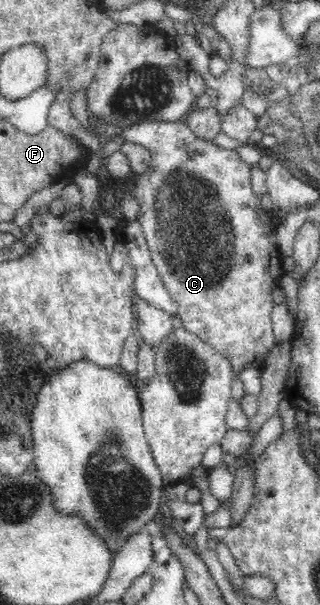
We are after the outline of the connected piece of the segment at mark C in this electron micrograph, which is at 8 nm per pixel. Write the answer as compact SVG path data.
M145 118L129 124L122 129L122 137L127 142L140 144L144 146L152 155L148 170L143 174L136 176L136 185L132 194L139 203L138 221L147 245L151 252L153 265L159 272L159 277L164 283L167 293L173 297L173 300L178 305L177 316L183 323L183 328L187 331L196 334L196 337L207 344L210 344L227 362L231 363L231 368L234 374L239 374L247 368L262 368L265 364L270 352L277 346L277 339L273 334L272 313L276 306L273 301L272 292L280 286L280 280L285 274L282 268L281 255L277 248L276 229L277 225L272 221L271 211L264 210L261 207L261 196L255 195L251 189L251 166L245 163L239 157L236 150L223 149L212 140L201 140L197 138L193 131L186 125L185 121L167 121L158 120L155 118Z

